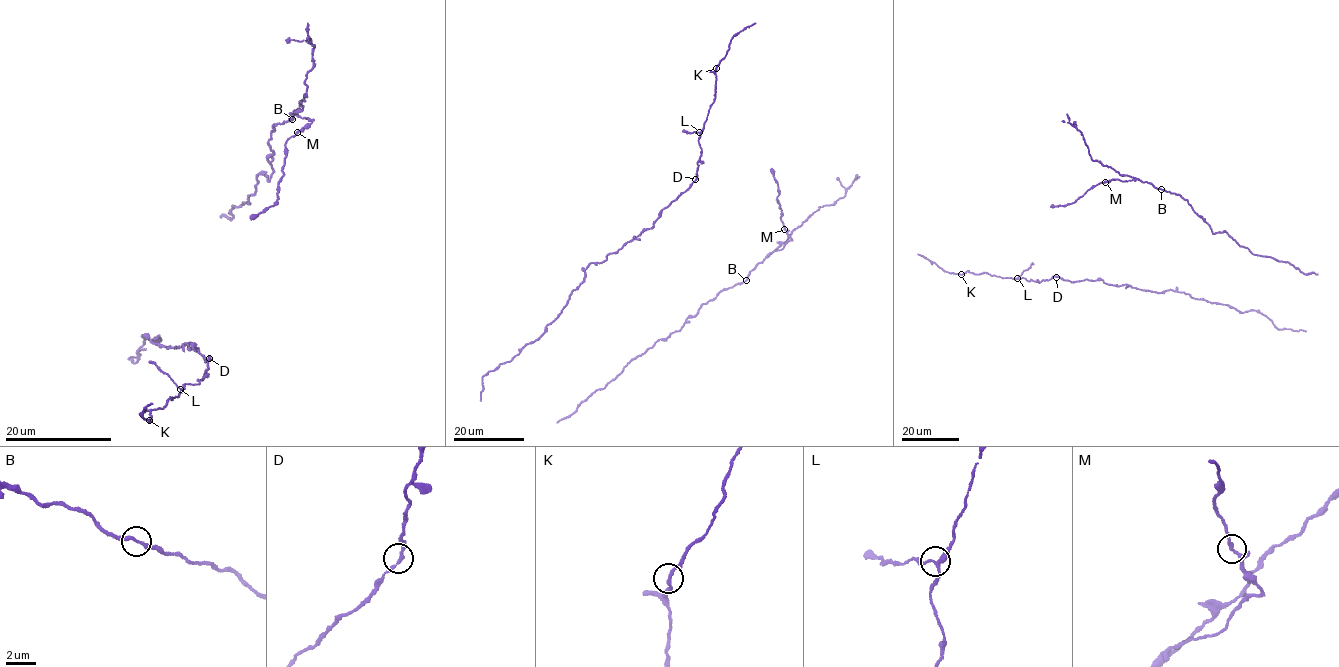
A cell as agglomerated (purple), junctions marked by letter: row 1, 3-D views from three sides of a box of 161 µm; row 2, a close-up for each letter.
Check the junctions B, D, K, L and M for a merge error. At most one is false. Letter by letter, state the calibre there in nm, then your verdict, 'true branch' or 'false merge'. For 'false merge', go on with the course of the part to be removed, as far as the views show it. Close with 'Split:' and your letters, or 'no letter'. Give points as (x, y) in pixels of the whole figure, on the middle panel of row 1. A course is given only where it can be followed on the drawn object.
B: 240 nm thick; true branch
D: 200 nm thick; true branch
K: 180 nm thick; true branch
L: 200 nm thick; true branch
M: 200 nm thick; true branch
Split: no letter

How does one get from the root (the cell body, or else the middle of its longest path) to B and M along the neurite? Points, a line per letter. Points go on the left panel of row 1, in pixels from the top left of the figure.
B: (250, 219), (277, 203), (287, 156), (285, 143), (313, 121), (294, 111), (289, 117), (292, 119)
M: (250, 219), (277, 203), (278, 184), (287, 156), (285, 143), (297, 132)

